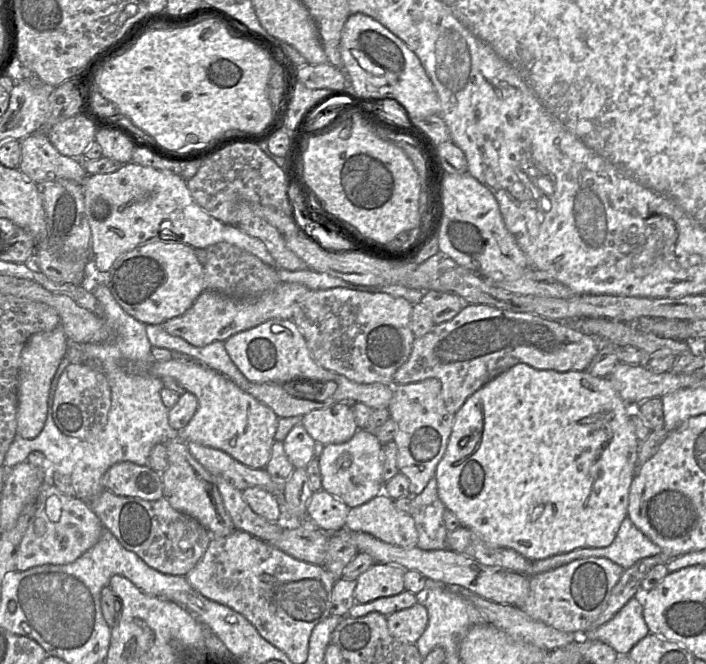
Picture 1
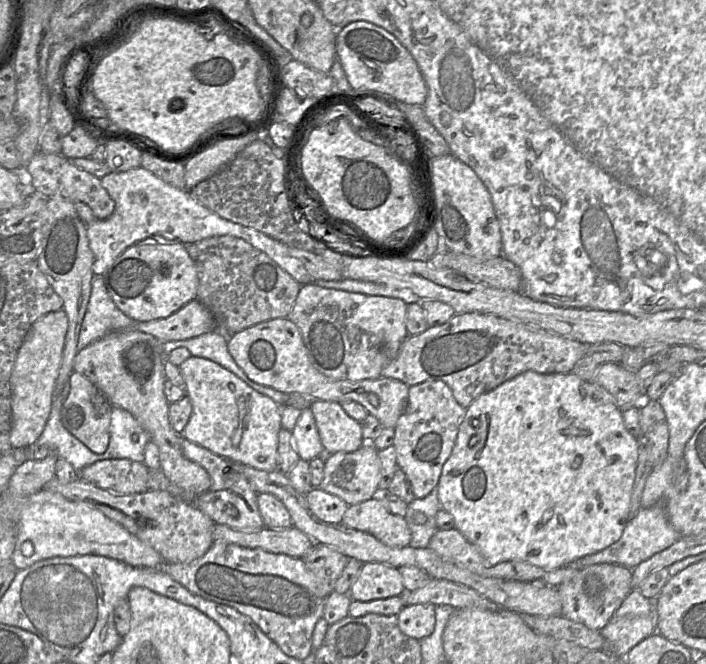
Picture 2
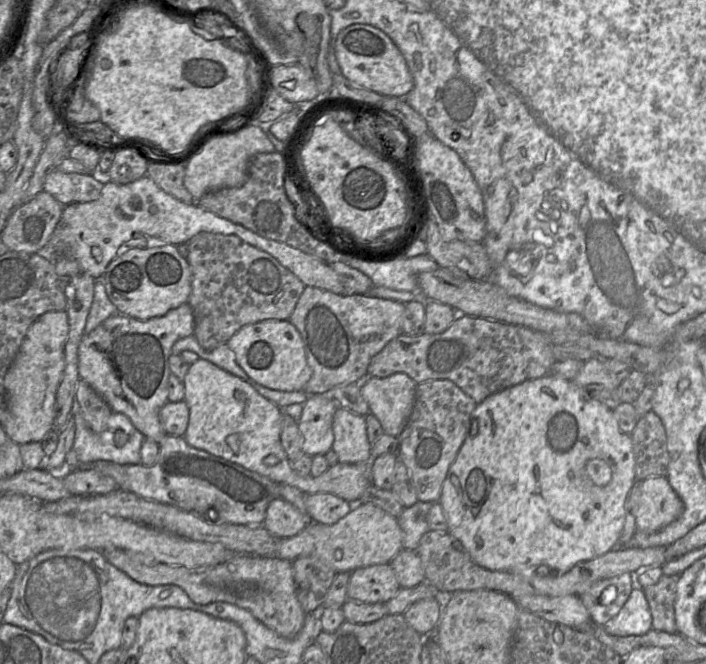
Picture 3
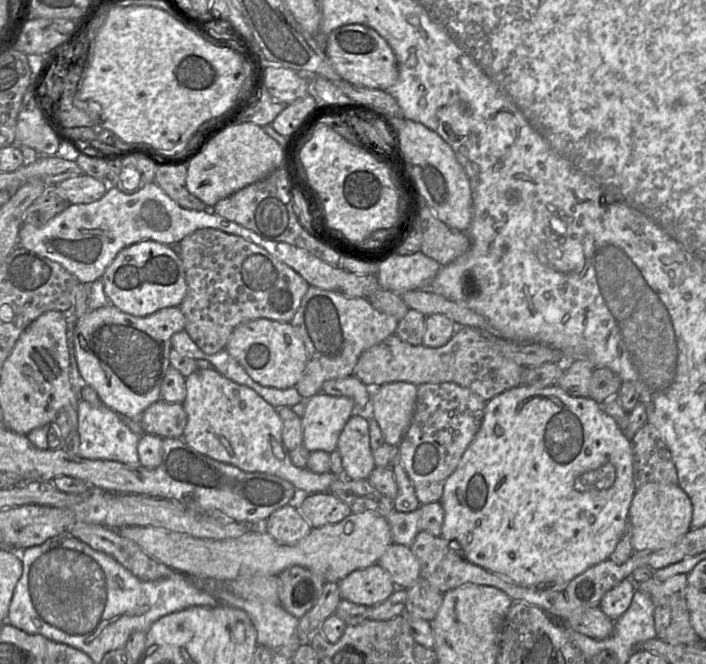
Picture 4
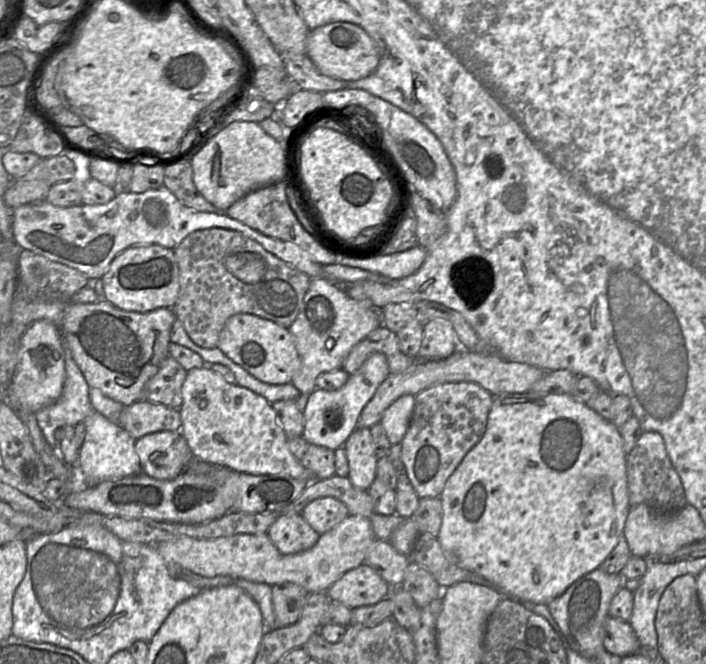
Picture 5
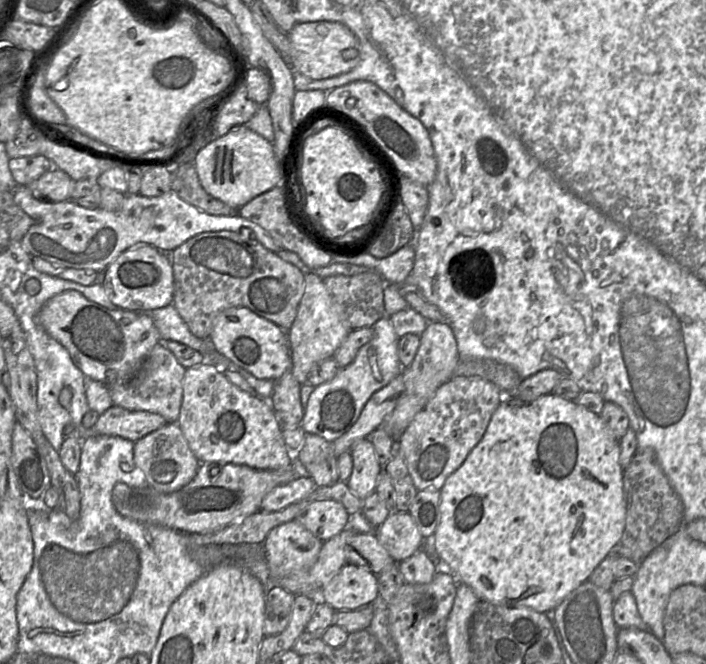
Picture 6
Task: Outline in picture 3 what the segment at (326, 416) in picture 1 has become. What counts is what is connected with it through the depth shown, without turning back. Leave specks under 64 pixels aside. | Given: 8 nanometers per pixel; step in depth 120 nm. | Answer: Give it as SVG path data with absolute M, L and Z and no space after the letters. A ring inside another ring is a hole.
M338 407L333 417L332 450L341 463L364 463L373 458L366 417Z

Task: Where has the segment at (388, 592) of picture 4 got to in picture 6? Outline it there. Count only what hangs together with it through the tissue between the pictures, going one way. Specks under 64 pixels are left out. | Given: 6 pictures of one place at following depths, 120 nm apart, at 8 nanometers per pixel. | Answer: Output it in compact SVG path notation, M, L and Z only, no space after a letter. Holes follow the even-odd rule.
M346 564L320 591L319 599L335 611L345 611L367 606L379 595L379 580L375 573Z

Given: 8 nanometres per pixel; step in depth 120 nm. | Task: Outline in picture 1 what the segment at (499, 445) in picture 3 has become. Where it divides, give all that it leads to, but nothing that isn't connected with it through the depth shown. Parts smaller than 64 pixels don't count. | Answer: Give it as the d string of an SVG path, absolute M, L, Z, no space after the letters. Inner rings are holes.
M516 364L471 395L455 414L446 452L436 469L439 498L464 527L475 531L489 546L514 549L531 562L579 548L607 547L627 517L629 490L638 469L640 441L635 433L632 412L633 408L621 398L608 377L595 377L585 370L559 372Z

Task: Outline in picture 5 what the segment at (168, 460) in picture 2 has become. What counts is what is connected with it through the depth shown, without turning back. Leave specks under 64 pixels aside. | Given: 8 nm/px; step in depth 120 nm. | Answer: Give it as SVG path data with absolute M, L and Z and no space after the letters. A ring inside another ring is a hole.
M106 300L69 303L64 312L62 334L88 386L129 406L143 399L145 384L169 356L170 333L175 320L174 310L169 308L138 313L118 309Z

